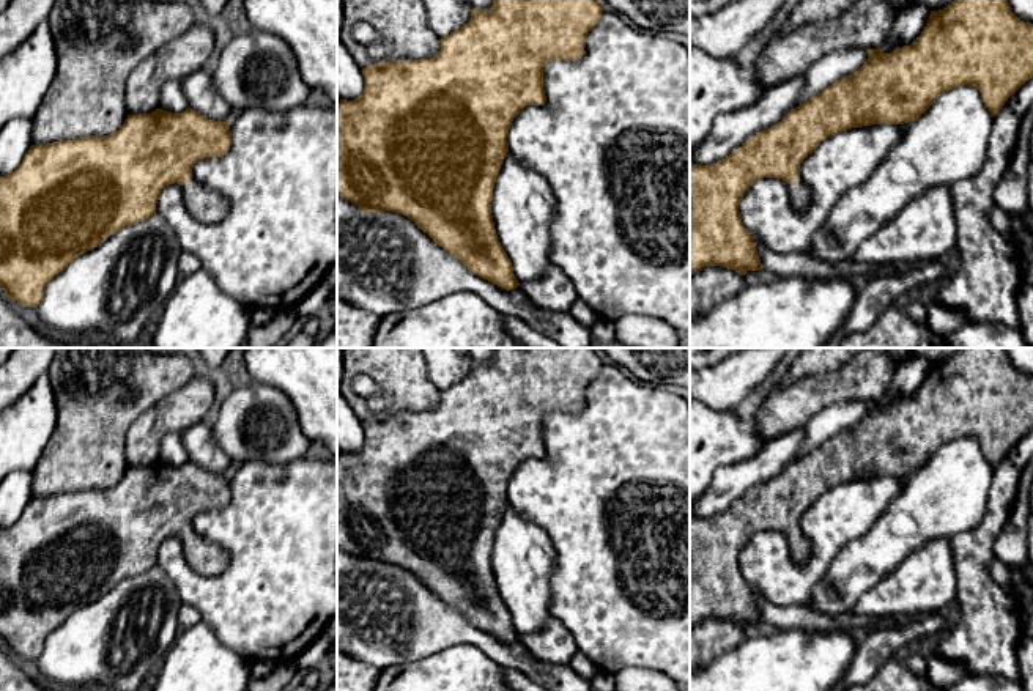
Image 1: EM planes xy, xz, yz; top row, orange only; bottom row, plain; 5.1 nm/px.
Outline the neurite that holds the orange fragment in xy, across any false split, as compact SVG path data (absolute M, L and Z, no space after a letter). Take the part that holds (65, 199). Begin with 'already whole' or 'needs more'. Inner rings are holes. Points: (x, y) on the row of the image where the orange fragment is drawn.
needs more; M187 107L181 113L156 109L145 115L128 115L123 126L109 135L90 135L46 145L31 145L9 175L0 176L0 286L8 301L38 307L47 283L82 253L101 246L123 227L156 214L162 189L178 183L189 212L200 222L216 224L227 214L225 198L192 178L192 168L203 157L220 157L231 146L230 126L213 121Z

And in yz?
needs more; M954 0L943 9L931 11L926 27L910 46L898 47L890 54L880 47L866 52L868 60L858 71L792 109L779 123L748 139L726 159L710 165L690 162L690 277L704 266L723 266L740 275L764 269L754 238L740 219L739 203L757 179L778 178L789 184L794 209L806 211L813 201L813 190L800 178L800 164L830 135L852 127L915 121L942 93L961 85L975 85L990 115L995 116L1008 98L1033 77L1033 24L1020 20L1011 11L1008 0Z

